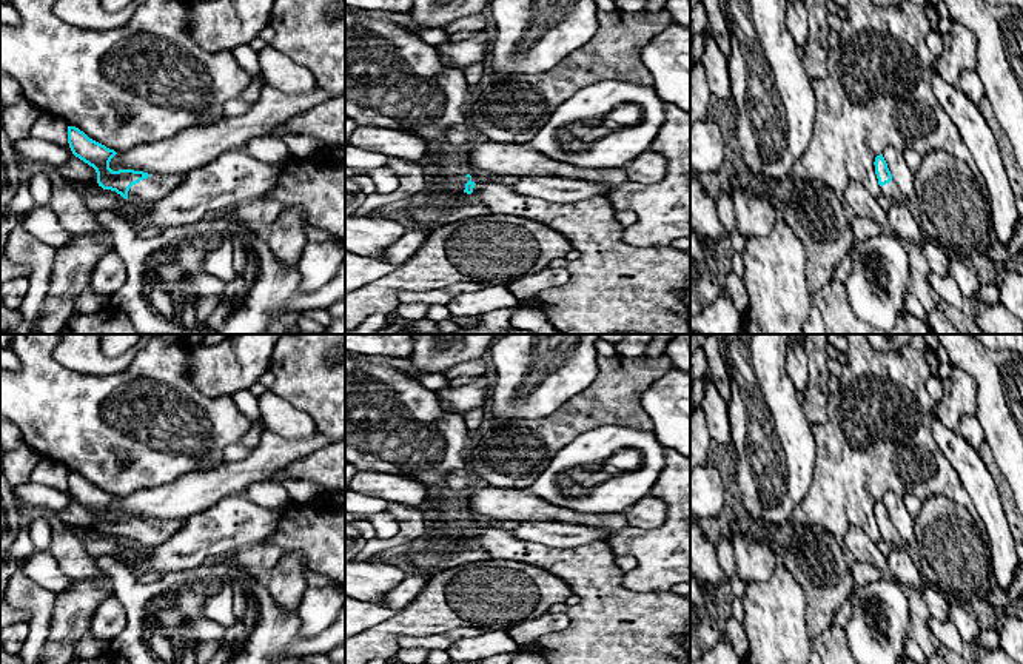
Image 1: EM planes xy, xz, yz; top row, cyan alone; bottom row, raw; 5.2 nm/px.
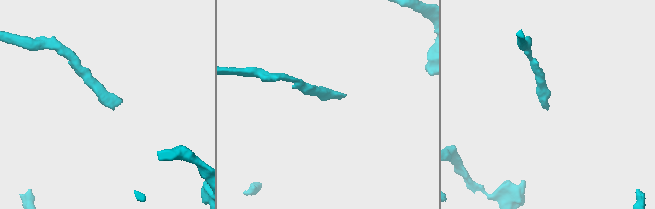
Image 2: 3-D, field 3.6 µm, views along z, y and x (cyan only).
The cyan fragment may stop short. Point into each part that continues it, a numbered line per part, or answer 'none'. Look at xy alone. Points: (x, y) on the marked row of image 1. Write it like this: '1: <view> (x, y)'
1: xy (156, 187)

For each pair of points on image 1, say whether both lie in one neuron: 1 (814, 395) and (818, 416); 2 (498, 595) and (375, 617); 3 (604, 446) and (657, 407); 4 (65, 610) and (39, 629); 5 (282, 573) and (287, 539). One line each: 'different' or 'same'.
1: same
2: different
3: different
4: different
5: different

